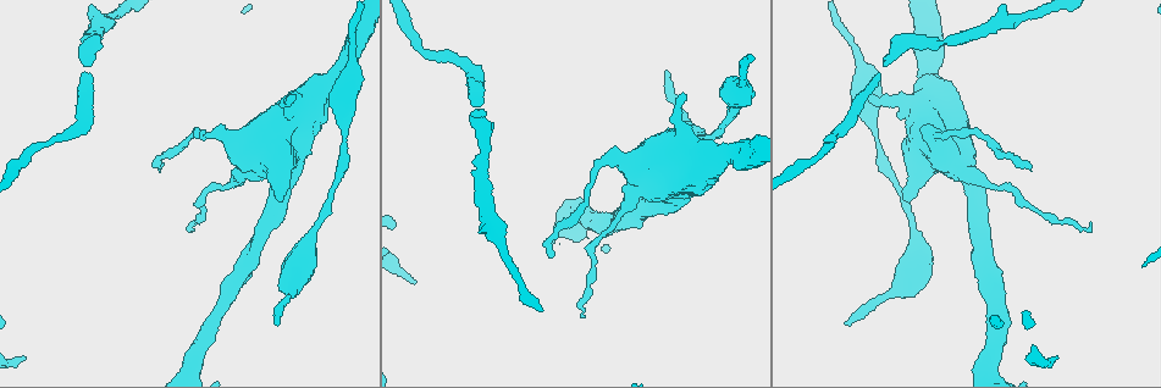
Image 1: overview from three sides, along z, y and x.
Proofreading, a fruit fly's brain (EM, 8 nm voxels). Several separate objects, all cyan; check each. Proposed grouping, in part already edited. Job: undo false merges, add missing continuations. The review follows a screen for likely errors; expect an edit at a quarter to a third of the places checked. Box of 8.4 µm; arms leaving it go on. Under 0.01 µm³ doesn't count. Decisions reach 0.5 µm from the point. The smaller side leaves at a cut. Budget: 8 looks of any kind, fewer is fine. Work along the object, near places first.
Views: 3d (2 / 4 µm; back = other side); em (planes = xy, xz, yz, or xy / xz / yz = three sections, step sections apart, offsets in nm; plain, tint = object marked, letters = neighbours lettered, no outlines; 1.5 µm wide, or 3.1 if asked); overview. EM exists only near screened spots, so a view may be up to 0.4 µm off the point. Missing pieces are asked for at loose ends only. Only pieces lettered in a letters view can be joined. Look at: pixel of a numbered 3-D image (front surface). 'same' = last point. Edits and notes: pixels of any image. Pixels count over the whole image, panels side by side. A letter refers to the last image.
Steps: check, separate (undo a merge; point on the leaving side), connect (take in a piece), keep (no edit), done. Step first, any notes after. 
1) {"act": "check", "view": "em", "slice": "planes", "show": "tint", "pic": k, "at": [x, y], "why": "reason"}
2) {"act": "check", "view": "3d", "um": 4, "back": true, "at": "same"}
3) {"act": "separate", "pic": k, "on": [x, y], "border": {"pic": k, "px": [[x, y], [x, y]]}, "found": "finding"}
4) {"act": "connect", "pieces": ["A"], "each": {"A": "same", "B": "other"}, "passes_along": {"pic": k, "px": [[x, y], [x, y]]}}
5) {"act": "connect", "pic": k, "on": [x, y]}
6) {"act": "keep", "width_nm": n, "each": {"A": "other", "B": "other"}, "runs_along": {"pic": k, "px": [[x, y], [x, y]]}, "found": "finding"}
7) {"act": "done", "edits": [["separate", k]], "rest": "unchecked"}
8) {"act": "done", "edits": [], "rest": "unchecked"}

{"act": "check", "view": "em", "slice": "xz", "step": 4, "show": "letters", "pic": 1, "at": [670, 73], "why": "an open end"}

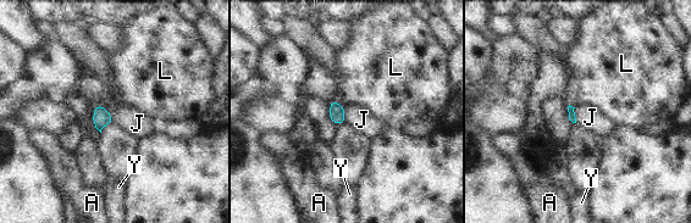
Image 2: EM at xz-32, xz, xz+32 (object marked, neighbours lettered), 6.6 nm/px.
{"act": "connect", "pieces": ["L"], "each": {"A": "other", "J": "other", "L": "same", "Y": "other"}, "passes_along": {"pic": 2, "px": [[337, 116], [338, 104], [366, 78]]}, "found": "it goes on there"}

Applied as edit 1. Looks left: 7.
{"act": "check", "view": "em", "slice": "planes", "show": "letters", "pic": 1, "at": [484, 170], "why": "a narrow waist"}

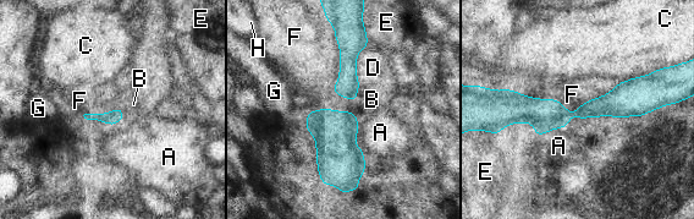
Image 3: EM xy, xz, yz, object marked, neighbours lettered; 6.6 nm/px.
{"act": "keep", "longest_contact_nm": ["F", 700], "each": {"A": "other", "B": "other", "C": "other", "D": "other", "E": "other", "F": "other", "G": "other", "H": "other"}, "runs_along": {"pic": 3, "px": [[505, 105], [543, 114], [651, 107]]}, "found": "all the same neuron"}

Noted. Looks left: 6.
{"act": "check", "view": "3d", "um": 2, "pic": 1, "at": [1092, 230], "why": "long arm stops here"}

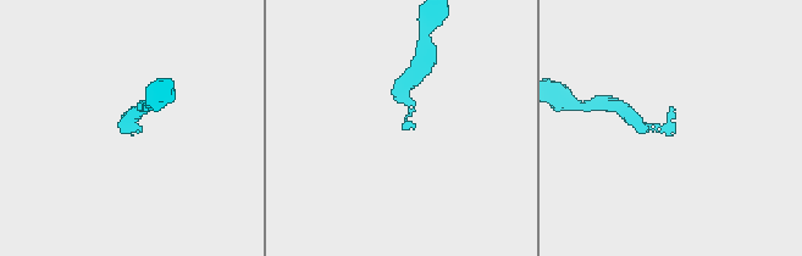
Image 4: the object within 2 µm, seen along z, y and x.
{"act": "check", "view": "em", "slice": "planes", "show": "tint", "pic": 4, "at": [129, 128], "why": "now the EM"}

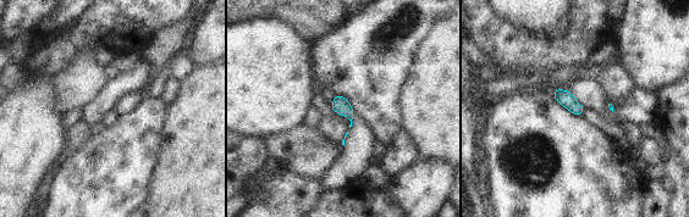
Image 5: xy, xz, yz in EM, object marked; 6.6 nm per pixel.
{"act": "check", "view": "em", "slice": "planes", "show": "letters", "at": "same", "why": "see the neighbours"}

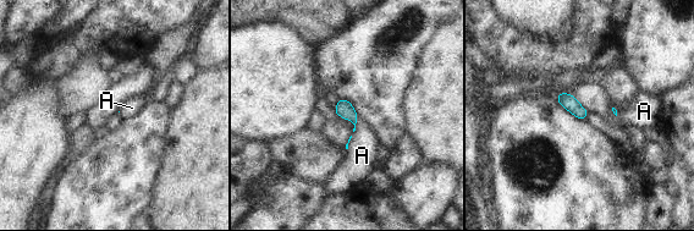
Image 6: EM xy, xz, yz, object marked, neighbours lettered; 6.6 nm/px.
{"act": "connect", "pieces": ["A"], "each": {"A": "same"}, "passes_along": {"pic": 6, "px": [[343, 109], [354, 125], [362, 155]]}, "found": "the neuron continues"}

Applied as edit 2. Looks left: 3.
{"act": "done", "edits": [["connect", 2], ["connect", 6]], "rest": "unchecked"}

